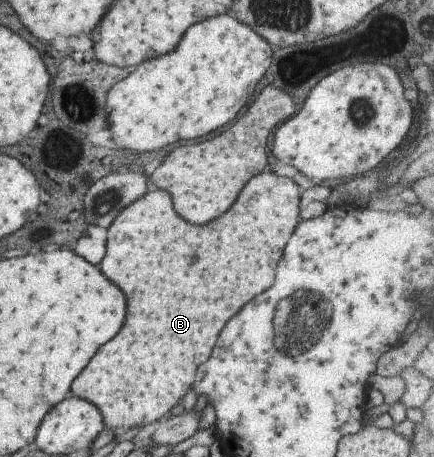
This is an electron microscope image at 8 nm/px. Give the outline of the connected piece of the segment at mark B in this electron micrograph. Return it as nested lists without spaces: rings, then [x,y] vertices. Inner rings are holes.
[[[259,173],[255,177],[251,177],[237,201],[223,213],[219,215],[217,219],[205,223],[205,225],[191,225],[187,221],[183,221],[181,217],[177,217],[177,213],[173,211],[171,207],[171,199],[169,199],[169,193],[157,188],[155,191],[149,191],[144,193],[141,197],[138,197],[135,201],[132,201],[119,211],[119,215],[113,219],[111,225],[107,227],[105,245],[107,245],[107,251],[105,251],[105,257],[103,261],[99,263],[99,271],[113,283],[121,289],[121,293],[125,295],[127,299],[127,315],[125,315],[125,321],[121,325],[121,329],[117,331],[117,335],[113,339],[109,339],[105,345],[101,345],[95,355],[89,359],[89,363],[85,365],[85,369],[75,377],[75,381],[71,383],[71,393],[77,395],[77,397],[83,397],[87,399],[89,403],[92,403],[102,413],[104,427],[113,429],[115,433],[120,433],[123,430],[129,429],[133,426],[144,426],[149,423],[157,421],[160,417],[163,417],[169,409],[172,409],[181,397],[185,395],[185,391],[191,387],[193,383],[193,373],[195,369],[209,357],[215,341],[217,341],[217,335],[221,331],[221,327],[225,325],[227,319],[231,319],[247,301],[251,301],[257,293],[261,293],[263,289],[267,289],[271,283],[273,283],[273,269],[275,269],[275,263],[277,259],[281,257],[281,251],[283,251],[283,245],[285,241],[289,239],[289,235],[293,233],[295,225],[297,225],[297,217],[299,217],[299,194],[297,193],[298,185],[293,182],[292,178],[284,178],[283,176],[271,175],[271,173]]]

